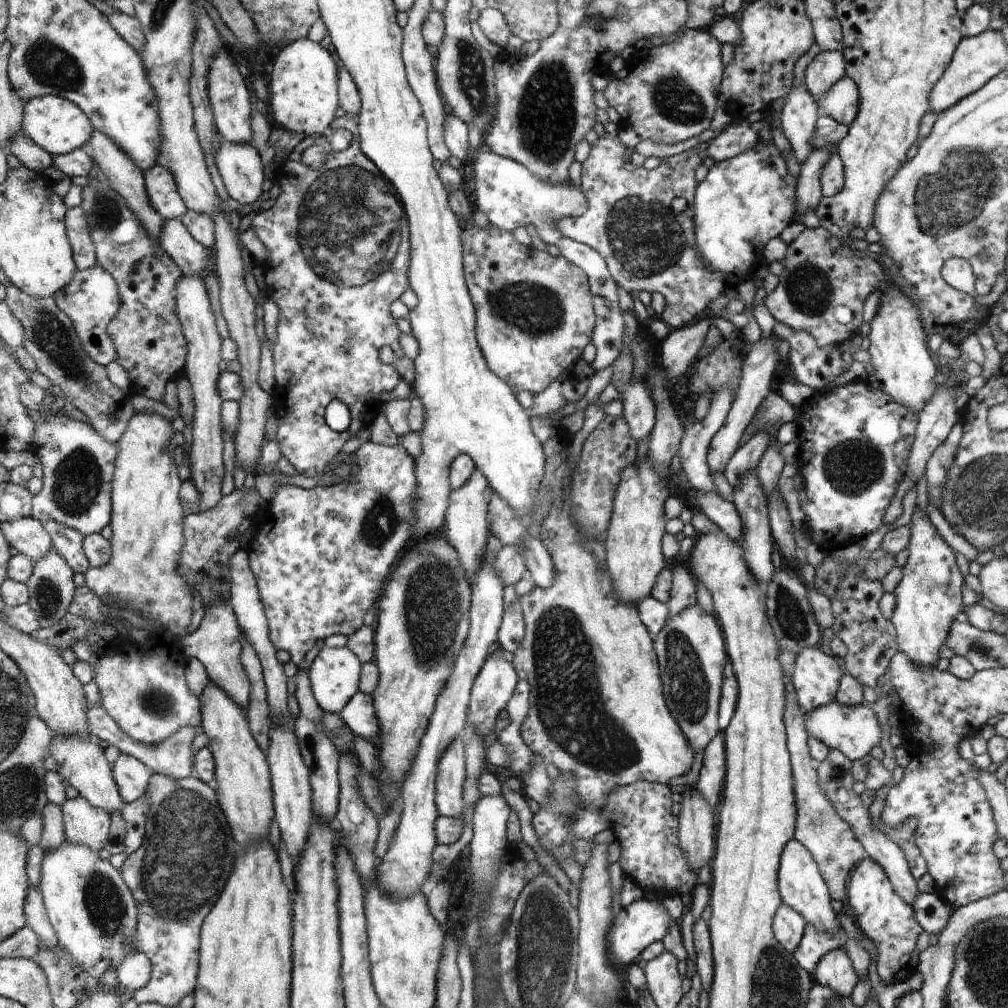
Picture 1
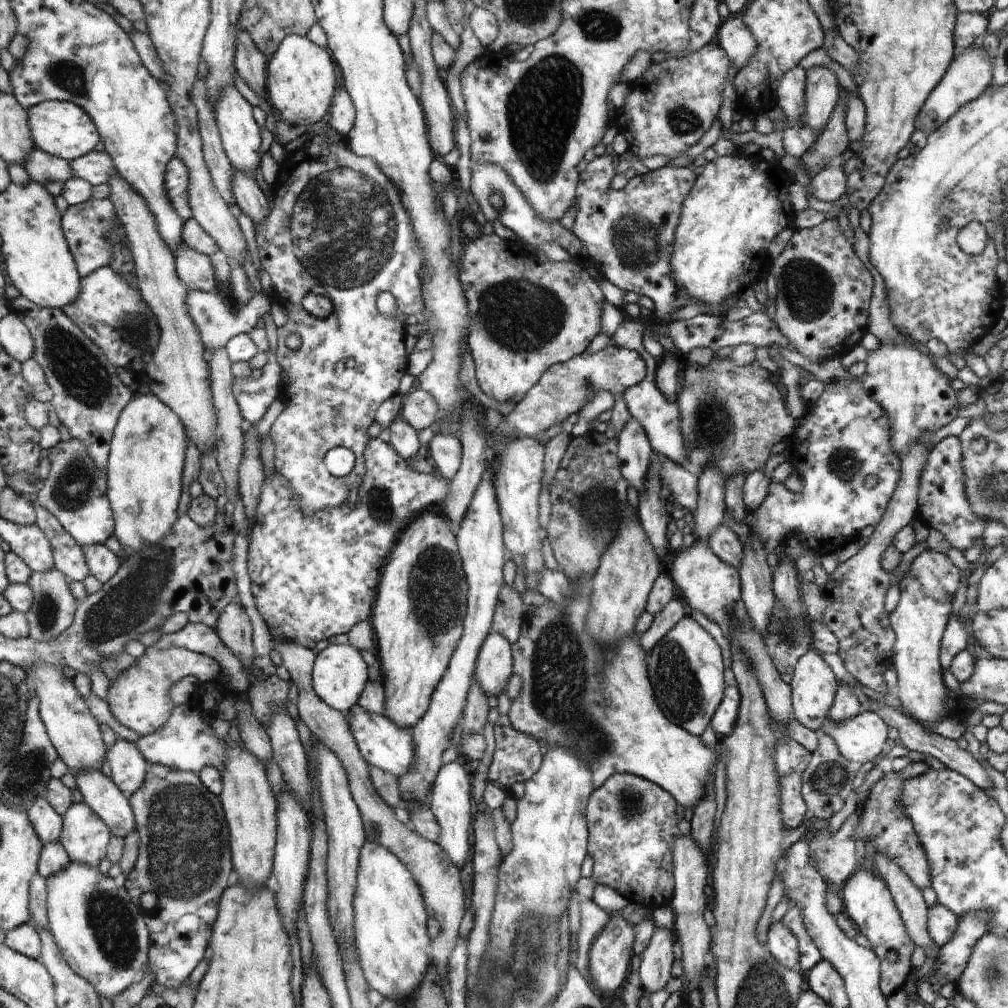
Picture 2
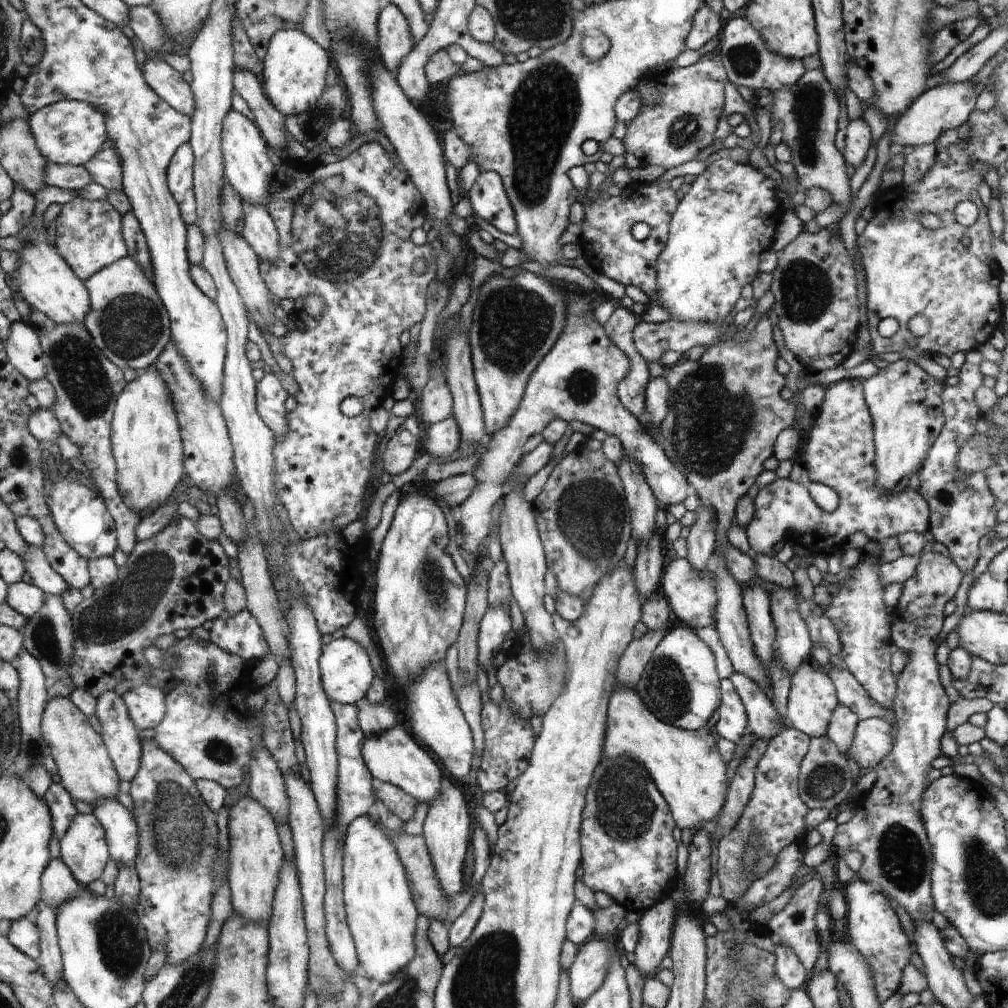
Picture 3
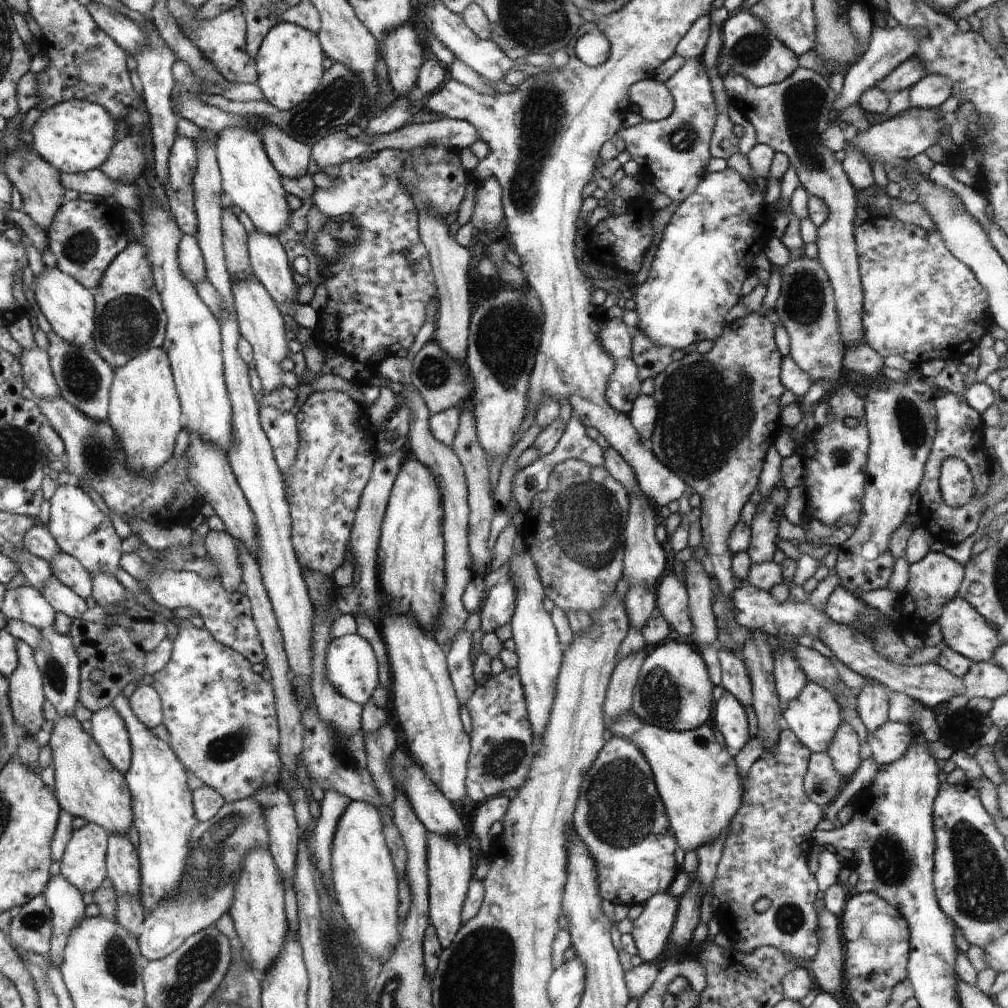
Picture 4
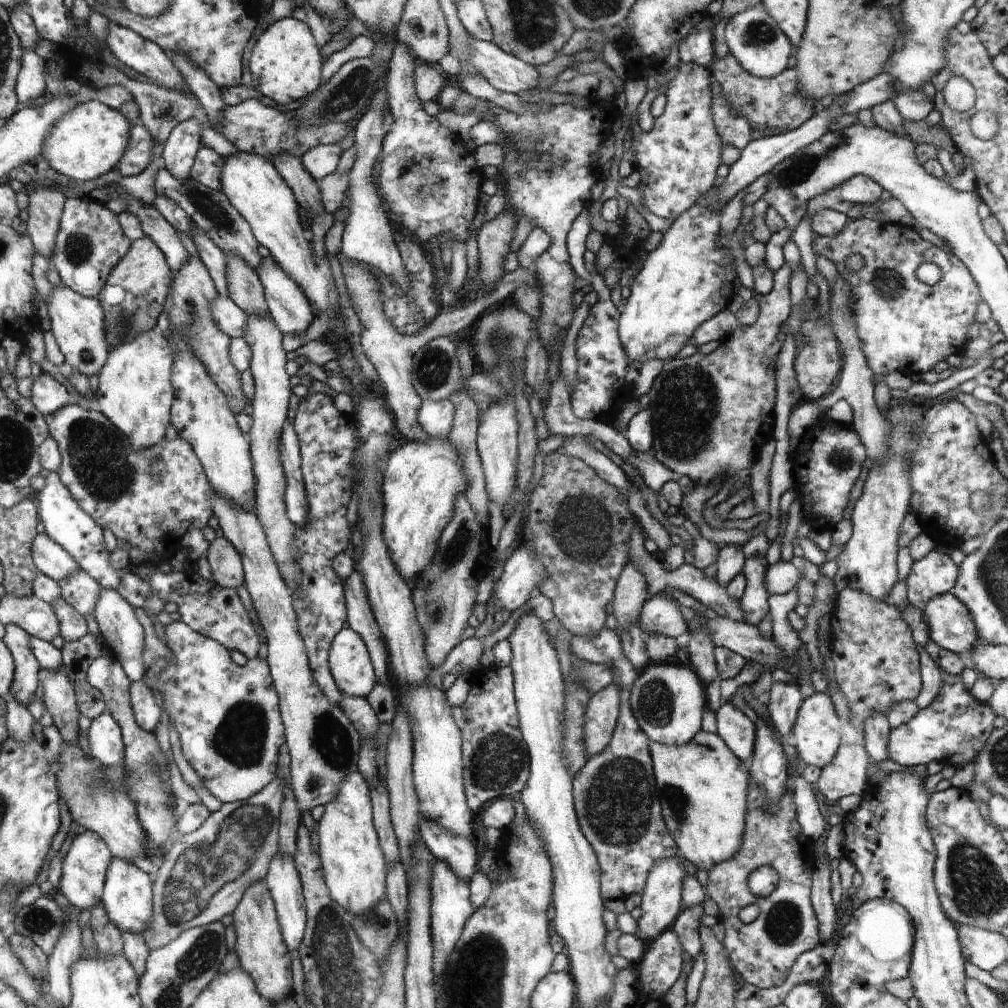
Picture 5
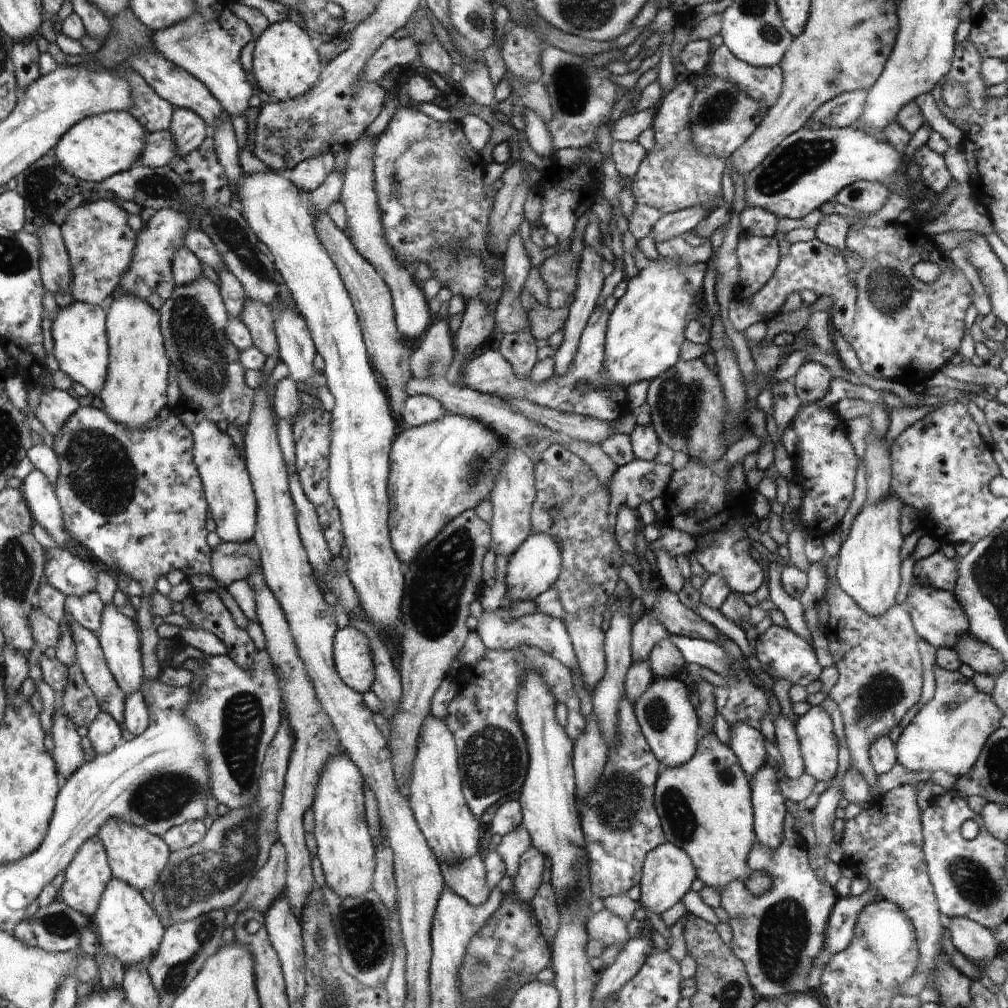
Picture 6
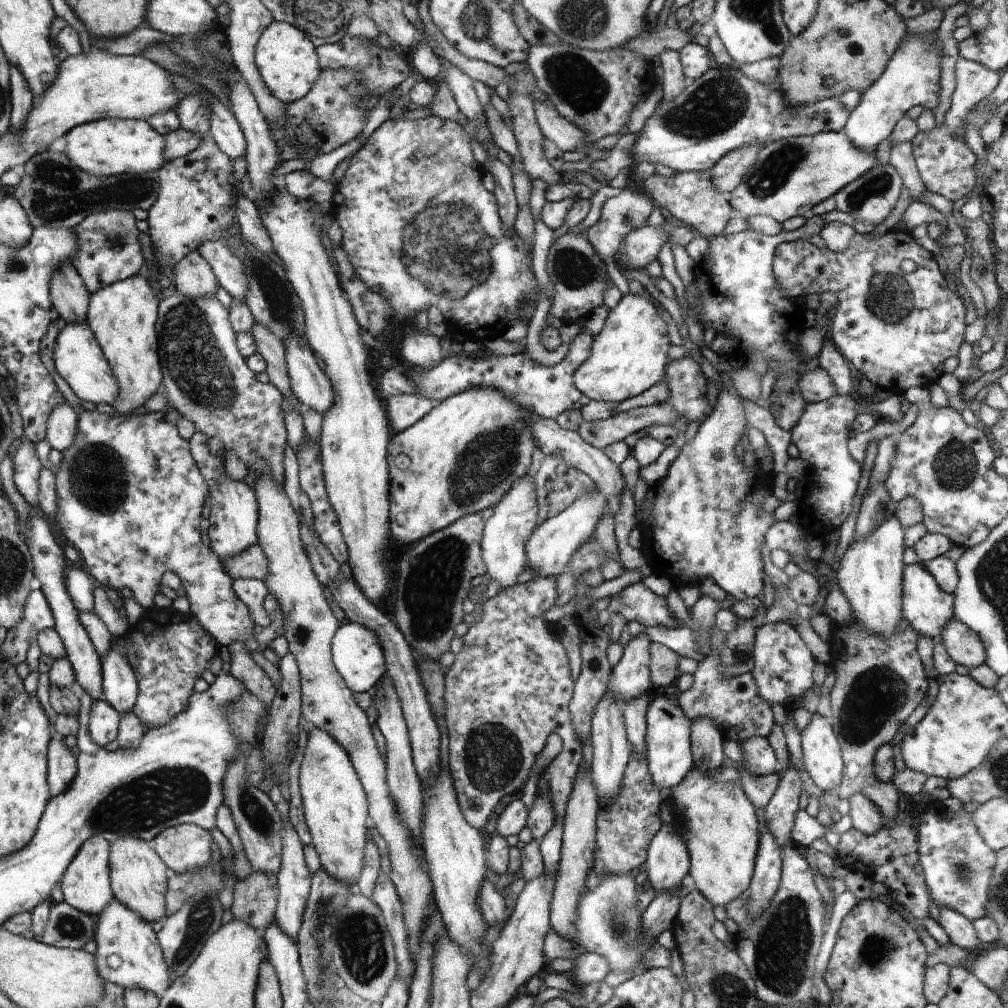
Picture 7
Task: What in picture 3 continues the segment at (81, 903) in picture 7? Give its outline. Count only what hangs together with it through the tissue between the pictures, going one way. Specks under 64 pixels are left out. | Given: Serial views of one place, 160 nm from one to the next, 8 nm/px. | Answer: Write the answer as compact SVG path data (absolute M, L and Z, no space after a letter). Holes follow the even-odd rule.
M78 813L72 820L69 829L59 840L60 858L68 866L73 877L80 885L87 887L90 882L102 878L104 867L111 859L110 846L107 844L107 833L99 817L91 814Z

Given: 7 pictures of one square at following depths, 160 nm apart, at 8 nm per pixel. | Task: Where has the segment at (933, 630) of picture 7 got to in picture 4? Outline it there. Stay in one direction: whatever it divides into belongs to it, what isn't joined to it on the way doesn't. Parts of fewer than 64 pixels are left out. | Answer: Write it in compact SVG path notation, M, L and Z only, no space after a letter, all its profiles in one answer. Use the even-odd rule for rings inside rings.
M957 596L949 600L941 610L938 620L942 630L944 642L954 652L965 656L974 663L980 661L992 661L995 650L1004 642L1001 642L1000 635L969 602Z

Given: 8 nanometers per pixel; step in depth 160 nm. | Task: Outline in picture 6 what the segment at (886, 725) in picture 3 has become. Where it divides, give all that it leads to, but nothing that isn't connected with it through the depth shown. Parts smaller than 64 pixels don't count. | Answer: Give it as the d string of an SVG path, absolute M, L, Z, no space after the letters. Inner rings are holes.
M934 663L934 696L918 712L912 722L902 729L895 747L897 762L908 770L936 772L944 770L956 777L971 771L988 737L997 728L1005 714L991 695L979 691L960 671L949 671Z

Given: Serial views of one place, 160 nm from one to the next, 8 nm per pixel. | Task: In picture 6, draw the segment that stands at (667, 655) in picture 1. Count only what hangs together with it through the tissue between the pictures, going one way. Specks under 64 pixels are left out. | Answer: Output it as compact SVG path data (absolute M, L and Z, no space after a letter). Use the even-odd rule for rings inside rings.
M654 678L645 693L633 704L640 728L662 768L680 767L681 764L690 762L697 751L698 718L688 696L688 688L680 682L680 678Z

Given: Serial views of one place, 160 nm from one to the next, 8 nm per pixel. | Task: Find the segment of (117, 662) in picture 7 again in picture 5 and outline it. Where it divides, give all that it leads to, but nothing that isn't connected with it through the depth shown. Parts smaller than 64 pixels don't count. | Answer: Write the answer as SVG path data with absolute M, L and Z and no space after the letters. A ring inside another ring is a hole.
M102 589L99 592L93 615L97 620L100 635L103 636L108 649L114 650L112 655L122 664L127 677L132 683L142 680L147 671L142 660L145 636L133 606L117 590Z

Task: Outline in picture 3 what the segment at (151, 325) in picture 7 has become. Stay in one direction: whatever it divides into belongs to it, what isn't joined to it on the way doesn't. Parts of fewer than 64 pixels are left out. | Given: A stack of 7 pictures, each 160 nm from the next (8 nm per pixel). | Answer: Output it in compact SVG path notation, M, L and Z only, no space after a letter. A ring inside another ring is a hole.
M154 365L139 371L137 378L124 387L115 407L111 431L119 491L123 501L142 520L177 490L185 469L182 466L182 432L174 400Z

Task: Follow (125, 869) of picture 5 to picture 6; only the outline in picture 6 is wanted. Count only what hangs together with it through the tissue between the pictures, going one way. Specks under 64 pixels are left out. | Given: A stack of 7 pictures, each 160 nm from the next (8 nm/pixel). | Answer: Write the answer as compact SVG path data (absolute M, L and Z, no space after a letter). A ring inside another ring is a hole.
M114 876L103 892L99 908L94 914L99 930L98 943L103 946L106 954L117 958L123 968L138 963L150 966L161 946L160 942L163 942L162 934L166 934L156 913L146 904L139 889Z

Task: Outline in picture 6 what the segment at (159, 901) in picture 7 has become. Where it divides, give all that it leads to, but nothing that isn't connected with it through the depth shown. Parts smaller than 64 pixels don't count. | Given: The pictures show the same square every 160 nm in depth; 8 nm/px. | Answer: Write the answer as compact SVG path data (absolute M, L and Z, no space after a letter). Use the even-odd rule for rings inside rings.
M108 819L98 832L98 838L103 841L110 861L111 871L115 878L119 878L134 888L143 891L151 889L158 883L159 876L170 862L171 849L167 841L156 836L141 826L120 819Z

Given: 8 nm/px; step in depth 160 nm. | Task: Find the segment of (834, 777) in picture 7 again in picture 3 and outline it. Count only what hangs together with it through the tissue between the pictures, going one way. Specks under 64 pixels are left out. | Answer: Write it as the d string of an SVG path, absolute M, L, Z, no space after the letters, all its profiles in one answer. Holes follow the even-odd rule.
M811 659L798 666L797 671L791 676L791 689L789 699L785 708L785 720L794 727L807 734L809 737L821 737L827 734L827 728L833 713L833 710L838 706L836 689L832 679L827 675L824 669L821 669Z

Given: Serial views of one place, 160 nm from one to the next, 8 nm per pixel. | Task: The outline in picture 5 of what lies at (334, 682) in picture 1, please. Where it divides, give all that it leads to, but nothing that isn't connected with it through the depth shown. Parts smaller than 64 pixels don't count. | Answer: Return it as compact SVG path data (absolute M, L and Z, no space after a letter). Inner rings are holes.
M344 628L335 636L331 643L330 667L344 695L366 699L378 682L370 650L354 629Z

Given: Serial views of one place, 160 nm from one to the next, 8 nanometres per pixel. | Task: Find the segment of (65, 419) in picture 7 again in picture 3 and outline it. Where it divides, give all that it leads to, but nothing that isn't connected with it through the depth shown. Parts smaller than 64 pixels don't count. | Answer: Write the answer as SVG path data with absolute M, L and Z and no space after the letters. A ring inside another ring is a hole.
M23 321L11 323L5 344L9 360L28 380L45 377L46 365L41 357L39 334L32 327Z

